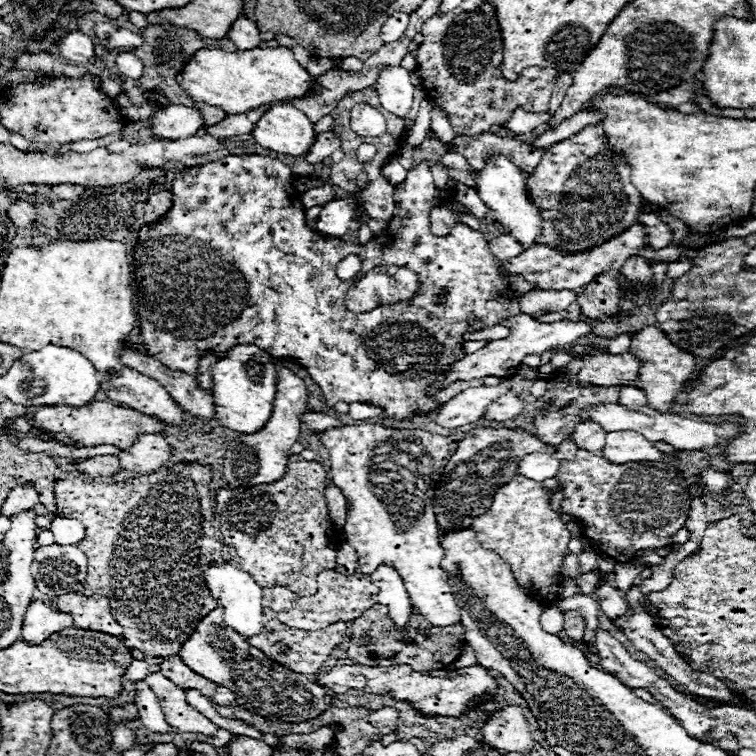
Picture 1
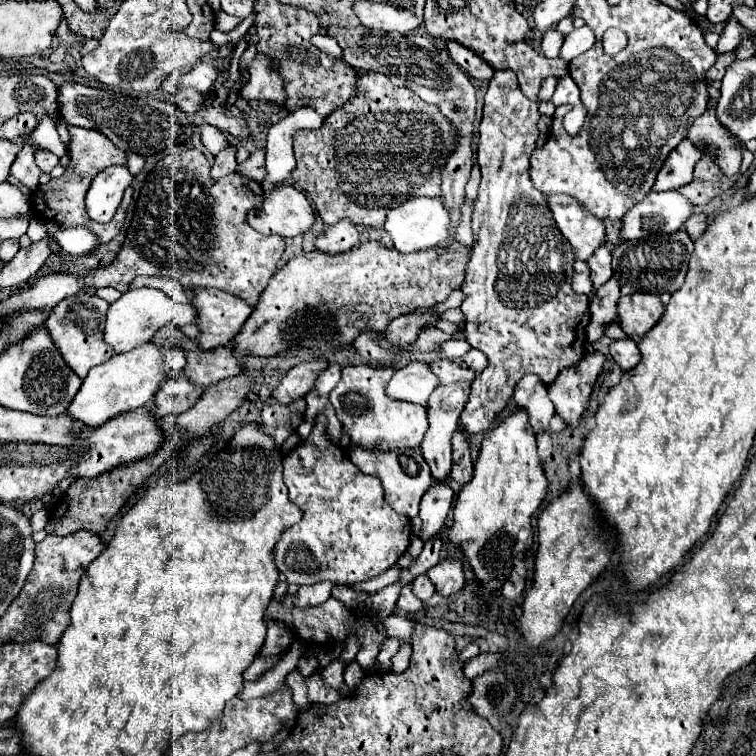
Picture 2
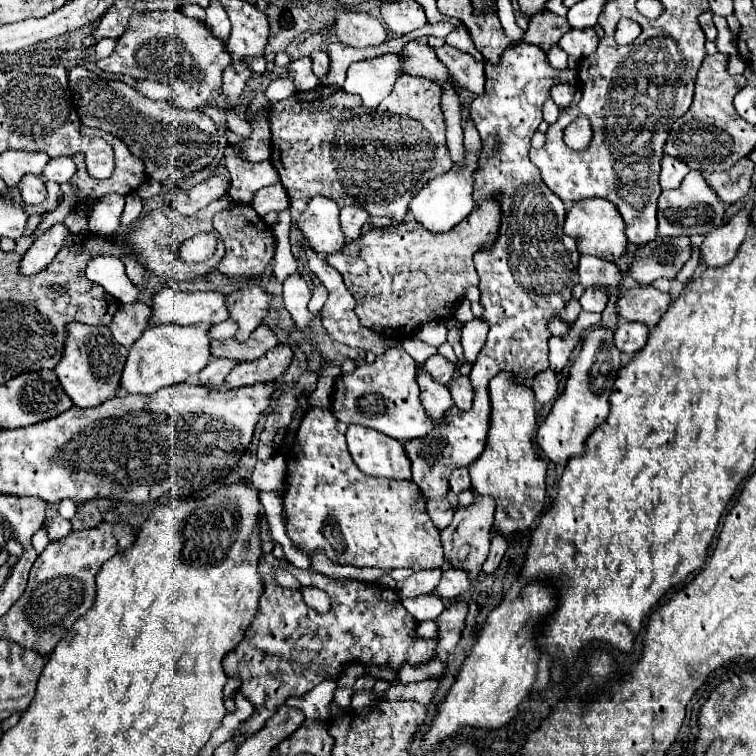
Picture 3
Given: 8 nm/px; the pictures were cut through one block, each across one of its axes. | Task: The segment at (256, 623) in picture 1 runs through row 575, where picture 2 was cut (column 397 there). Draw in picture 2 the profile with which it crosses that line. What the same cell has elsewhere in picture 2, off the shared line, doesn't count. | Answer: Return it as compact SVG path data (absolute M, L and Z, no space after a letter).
M418 196L418 198L410 198L404 204L398 204L396 208L392 208L388 212L384 228L392 236L392 242L394 242L396 250L400 250L400 252L416 252L416 250L432 248L432 246L440 244L442 240L446 240L450 222L452 222L452 212L444 204L442 196L434 196L434 198Z

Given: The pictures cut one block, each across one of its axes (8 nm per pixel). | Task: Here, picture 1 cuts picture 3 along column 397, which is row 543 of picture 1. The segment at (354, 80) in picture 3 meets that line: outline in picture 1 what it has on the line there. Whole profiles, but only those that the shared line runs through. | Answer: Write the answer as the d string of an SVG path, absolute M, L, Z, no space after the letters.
M60 516L52 520L50 532L54 534L54 544L80 544L86 536L86 528L78 520Z

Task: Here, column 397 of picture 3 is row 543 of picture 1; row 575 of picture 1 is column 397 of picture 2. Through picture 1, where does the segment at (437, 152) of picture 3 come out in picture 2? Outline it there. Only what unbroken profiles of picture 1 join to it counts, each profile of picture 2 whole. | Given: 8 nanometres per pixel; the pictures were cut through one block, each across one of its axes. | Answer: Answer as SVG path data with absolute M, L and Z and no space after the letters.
M364 72L356 82L356 92L338 110L334 110L320 130L300 130L294 134L296 170L294 186L302 190L316 206L326 224L350 218L356 226L384 228L392 204L400 204L410 196L438 196L440 168L454 146L450 122L440 114L438 106L426 104L412 90L394 86L386 76Z

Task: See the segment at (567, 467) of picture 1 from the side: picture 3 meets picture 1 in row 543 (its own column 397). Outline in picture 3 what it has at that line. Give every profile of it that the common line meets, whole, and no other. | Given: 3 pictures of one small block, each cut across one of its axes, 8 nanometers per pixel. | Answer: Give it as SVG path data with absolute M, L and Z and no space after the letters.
M272 554L266 556L266 572L272 566L282 566L286 570L290 570L298 582L300 588L304 586L314 586L320 590L326 590L332 606L328 612L320 614L312 608L306 606L302 590L286 590L280 588L276 582L272 582L272 574L264 574L262 570L262 582L264 582L264 592L260 596L260 606L258 606L258 614L254 616L250 628L246 630L246 638L224 658L224 672L230 678L236 678L242 682L240 692L250 698L250 702L254 704L254 718L248 718L246 722L242 722L240 730L236 734L254 734L258 732L266 720L276 712L276 708L280 704L284 704L286 698L290 696L304 696L306 692L310 692L314 686L318 686L324 680L336 680L342 672L344 666L352 666L352 664L360 664L360 666L376 666L376 668L394 668L398 670L402 664L426 664L432 658L436 658L436 640L426 640L420 638L416 634L418 622L406 612L406 608L402 606L400 596L384 586L376 586L376 584L364 584L364 582L356 582L356 580L334 580L328 576L322 576L314 570L300 570L296 566L292 566L286 558L278 560Z

